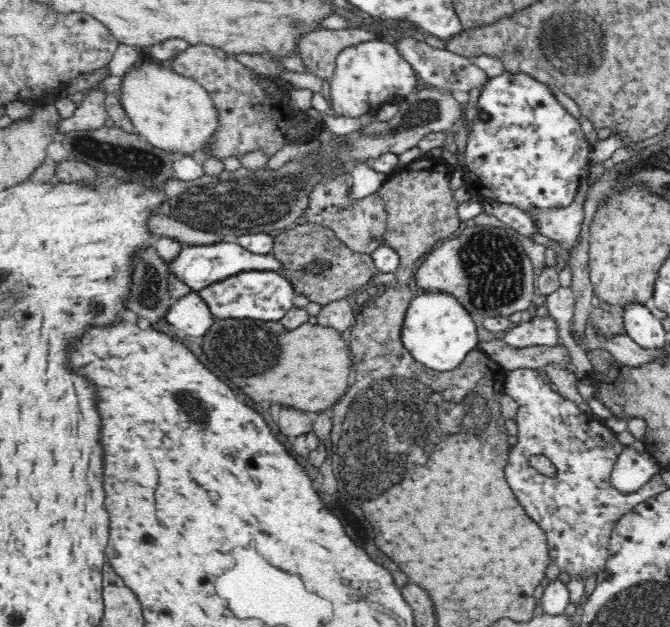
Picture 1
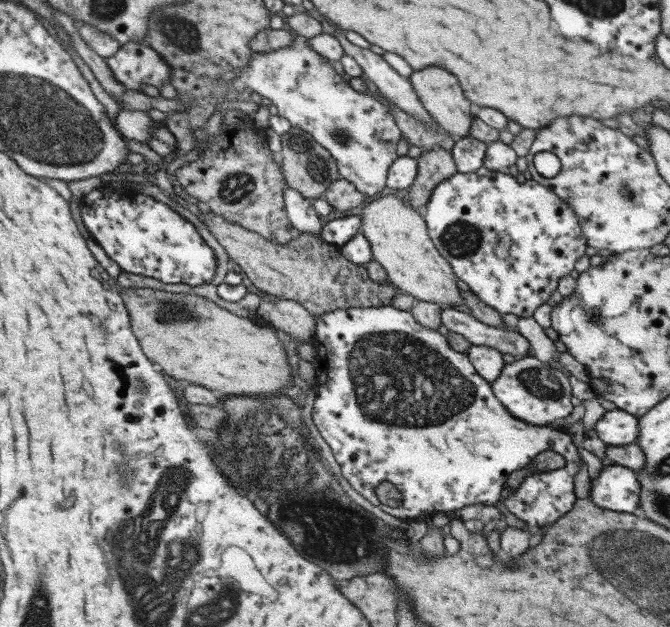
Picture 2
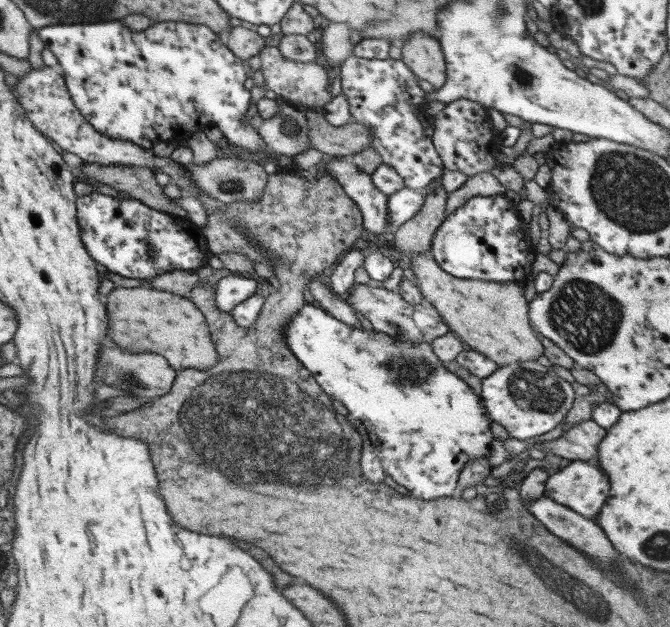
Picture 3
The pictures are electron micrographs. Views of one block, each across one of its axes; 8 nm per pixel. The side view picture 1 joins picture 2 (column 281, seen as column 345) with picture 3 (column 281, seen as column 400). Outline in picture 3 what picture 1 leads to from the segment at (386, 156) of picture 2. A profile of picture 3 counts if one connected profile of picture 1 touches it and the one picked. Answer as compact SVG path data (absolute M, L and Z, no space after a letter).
M265 46L259 52L262 61L261 70L267 84L267 90L277 95L277 99L298 104L302 109L313 109L324 112L325 106L331 99L331 84L328 81L328 71L320 61L296 62L281 55L280 49L274 46Z

